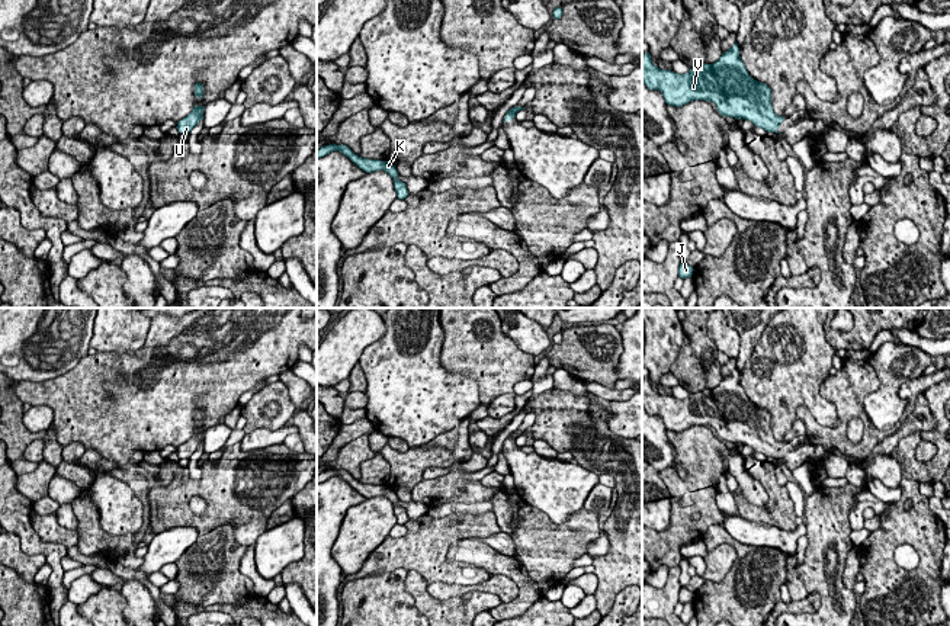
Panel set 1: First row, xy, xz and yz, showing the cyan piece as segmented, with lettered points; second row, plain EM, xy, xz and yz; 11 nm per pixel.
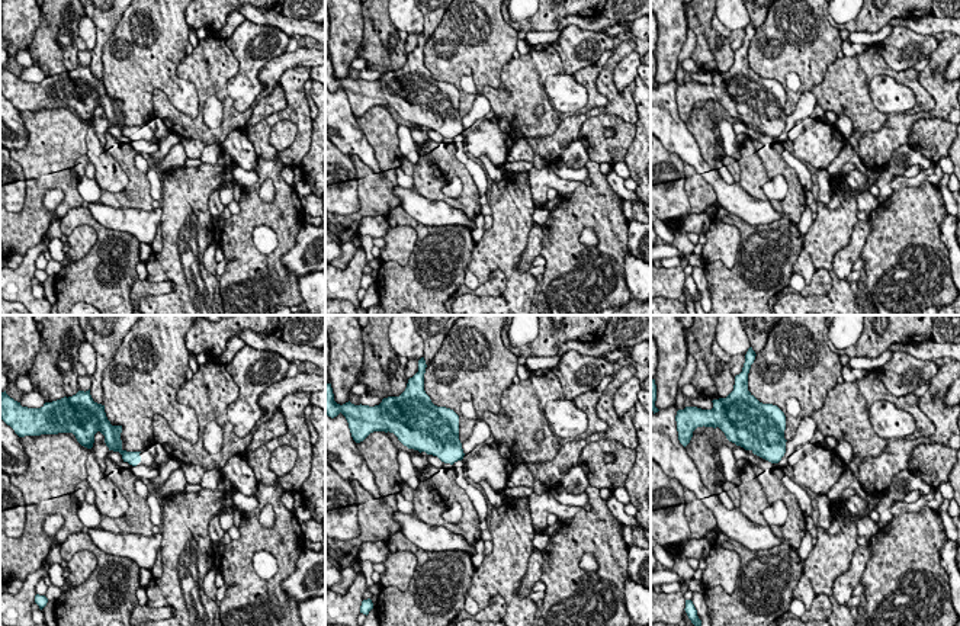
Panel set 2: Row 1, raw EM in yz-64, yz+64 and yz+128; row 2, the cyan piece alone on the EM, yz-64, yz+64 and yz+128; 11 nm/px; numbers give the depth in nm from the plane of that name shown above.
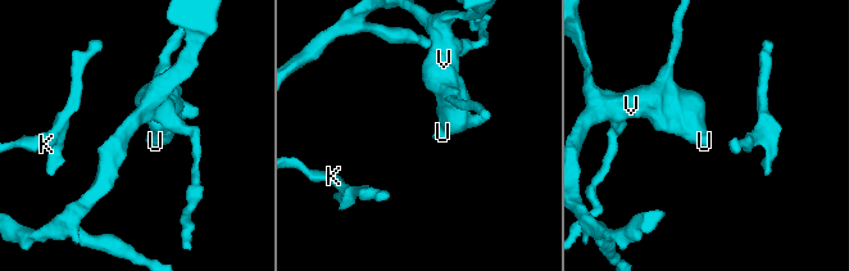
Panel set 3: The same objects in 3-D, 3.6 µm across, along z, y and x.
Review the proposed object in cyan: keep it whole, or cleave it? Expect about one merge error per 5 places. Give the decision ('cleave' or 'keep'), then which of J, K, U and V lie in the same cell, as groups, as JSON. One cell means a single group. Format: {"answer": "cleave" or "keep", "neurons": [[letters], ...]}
{"answer": "keep", "neurons": [["J", "K", "U", "V"]]}

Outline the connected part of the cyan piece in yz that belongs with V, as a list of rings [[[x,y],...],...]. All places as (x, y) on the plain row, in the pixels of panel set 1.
[[[735,367],[732,373],[722,379],[713,389],[703,389],[691,394],[686,399],[677,399],[671,395],[661,395],[652,389],[649,378],[642,381],[642,408],[649,415],[659,415],[670,431],[680,433],[693,426],[713,427],[722,442],[751,446],[755,452],[767,458],[776,458],[784,442],[777,442],[771,431],[771,414],[766,408],[754,405],[741,382]]]

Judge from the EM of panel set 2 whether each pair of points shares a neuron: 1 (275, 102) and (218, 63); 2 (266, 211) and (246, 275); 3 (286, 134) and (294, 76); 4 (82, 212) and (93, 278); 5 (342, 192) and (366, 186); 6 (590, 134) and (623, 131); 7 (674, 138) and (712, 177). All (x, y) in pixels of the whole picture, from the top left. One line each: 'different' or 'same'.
1: different
2: same
3: different
4: same
5: different
6: same
7: same

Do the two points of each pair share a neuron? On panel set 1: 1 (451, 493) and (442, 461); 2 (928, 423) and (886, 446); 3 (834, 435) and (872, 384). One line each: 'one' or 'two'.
1: two
2: one
3: one

